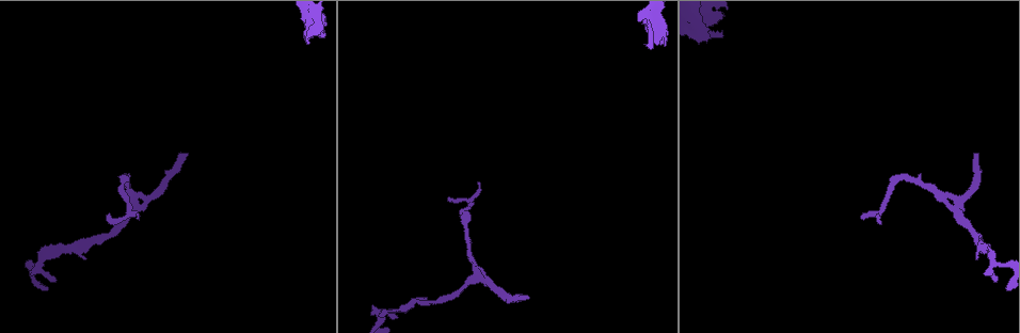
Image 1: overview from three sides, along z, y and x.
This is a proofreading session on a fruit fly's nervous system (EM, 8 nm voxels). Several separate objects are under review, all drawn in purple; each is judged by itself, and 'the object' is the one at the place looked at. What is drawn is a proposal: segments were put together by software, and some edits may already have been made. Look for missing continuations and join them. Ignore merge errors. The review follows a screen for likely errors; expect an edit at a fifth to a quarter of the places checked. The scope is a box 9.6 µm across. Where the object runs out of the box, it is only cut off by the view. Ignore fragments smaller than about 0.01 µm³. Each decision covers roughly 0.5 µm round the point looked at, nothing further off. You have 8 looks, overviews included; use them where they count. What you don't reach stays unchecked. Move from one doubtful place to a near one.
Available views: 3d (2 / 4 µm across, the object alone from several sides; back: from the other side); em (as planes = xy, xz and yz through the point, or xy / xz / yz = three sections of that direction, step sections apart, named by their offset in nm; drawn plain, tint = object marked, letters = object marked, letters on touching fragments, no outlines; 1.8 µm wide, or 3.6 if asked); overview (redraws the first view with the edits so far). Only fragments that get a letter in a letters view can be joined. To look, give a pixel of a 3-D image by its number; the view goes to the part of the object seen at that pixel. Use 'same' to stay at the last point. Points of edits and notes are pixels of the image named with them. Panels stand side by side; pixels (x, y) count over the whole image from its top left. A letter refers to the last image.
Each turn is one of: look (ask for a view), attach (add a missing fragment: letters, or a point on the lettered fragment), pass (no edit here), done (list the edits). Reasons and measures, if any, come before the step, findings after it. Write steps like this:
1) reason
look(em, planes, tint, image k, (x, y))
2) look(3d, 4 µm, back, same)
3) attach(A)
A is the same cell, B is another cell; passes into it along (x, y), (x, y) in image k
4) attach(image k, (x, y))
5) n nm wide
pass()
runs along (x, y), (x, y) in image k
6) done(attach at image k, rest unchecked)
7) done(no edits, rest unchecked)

look(3d, 2 µm, back, image 1, (644, 28))

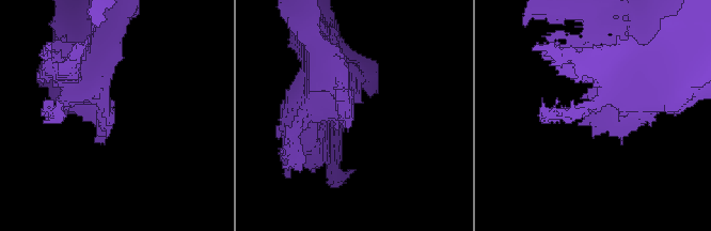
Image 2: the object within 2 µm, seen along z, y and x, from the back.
need the tissue
look(em, 3.6 µm, xz, step 16, tint, image 2, (106, 138))

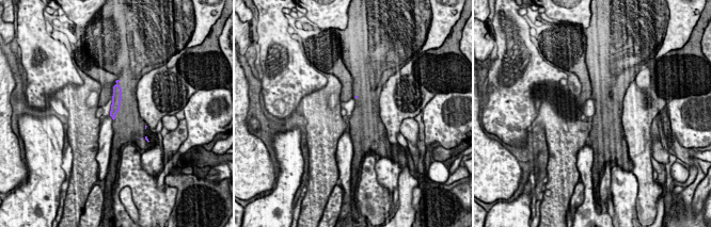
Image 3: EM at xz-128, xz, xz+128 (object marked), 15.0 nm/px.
cut it another way
look(em, 3.6 µm, xy, step 8, letters, same)

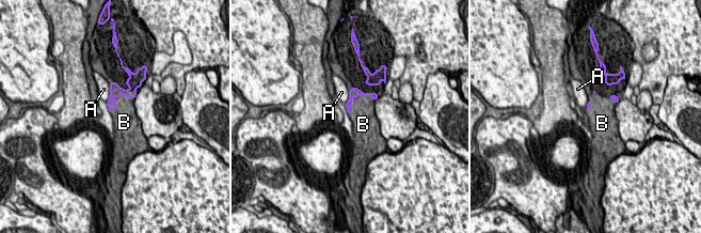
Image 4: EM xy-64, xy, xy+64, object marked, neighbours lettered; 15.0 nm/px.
B touches over 460 nm
attach(B)
B is the same cell, A is another cell; passes into it along (353, 92), (354, 97), (355, 102) in image 4; the neuron continues

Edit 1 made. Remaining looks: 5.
see it whole again
look(overview)

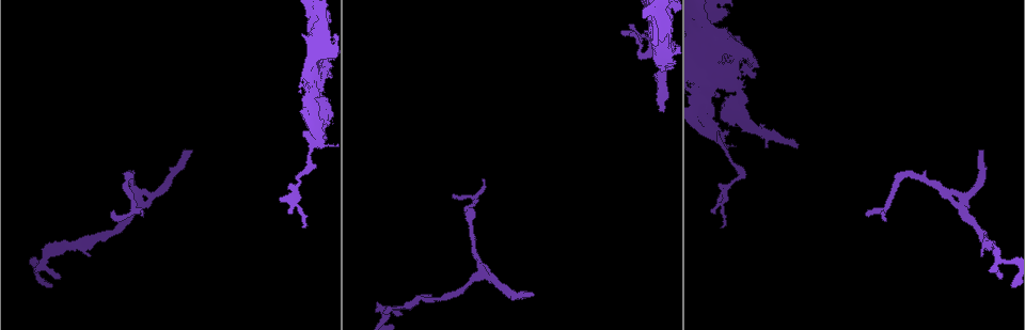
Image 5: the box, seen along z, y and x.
thin end
look(em, xz, step 4, letters, image 5, (660, 108))

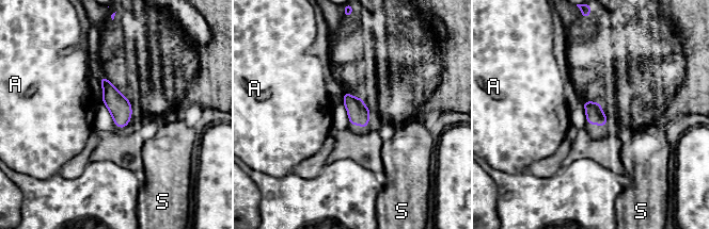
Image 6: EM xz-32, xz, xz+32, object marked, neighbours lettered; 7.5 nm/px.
look(em, planes, letters, same)

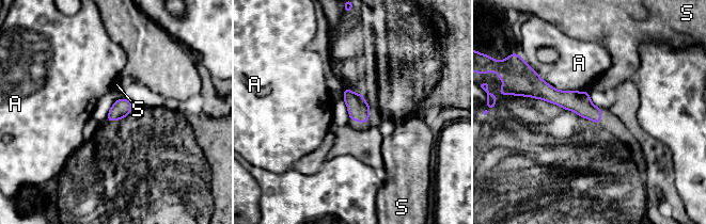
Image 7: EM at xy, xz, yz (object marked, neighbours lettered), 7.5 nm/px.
A touches over 480 nm
pass()
A and S are other cells; border along (532, 67), (558, 90), (589, 92) in image 7; none of them fits

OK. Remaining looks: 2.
an open end
look(em, xz, step 8, tint, image 5, (531, 293))

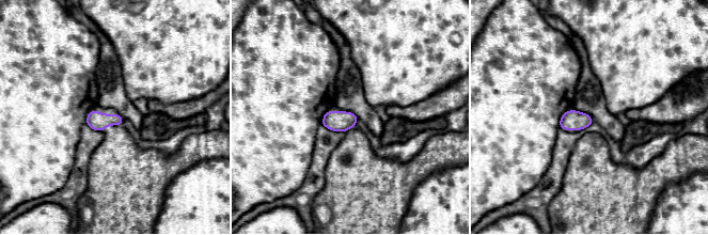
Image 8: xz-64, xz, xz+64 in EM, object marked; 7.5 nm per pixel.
see the neighbours
look(em, xz, step 8, letters, same)

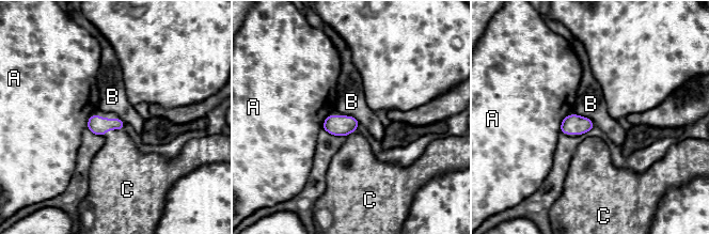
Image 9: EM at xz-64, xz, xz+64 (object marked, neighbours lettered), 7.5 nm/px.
140 nm wide
attach(C)
C is the same cell, A and B are other cells; passes into it along (96, 124), (106, 119), (104, 114) in image 9; it goes on there

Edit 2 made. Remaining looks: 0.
done(attach at image 4, attach at image 9, rest unchecked)

